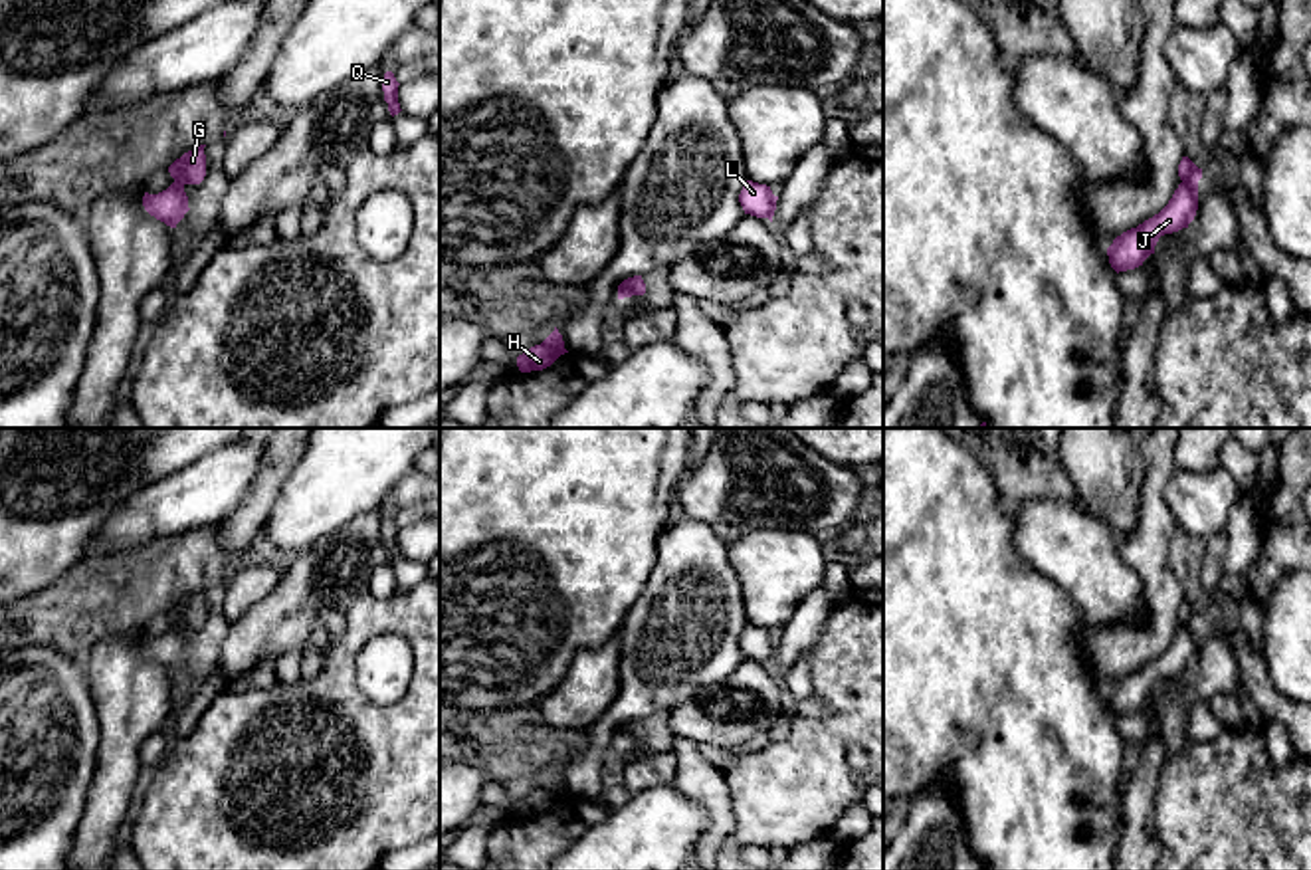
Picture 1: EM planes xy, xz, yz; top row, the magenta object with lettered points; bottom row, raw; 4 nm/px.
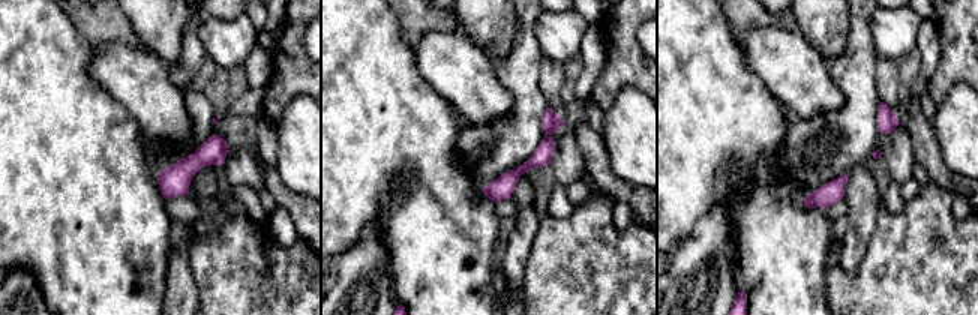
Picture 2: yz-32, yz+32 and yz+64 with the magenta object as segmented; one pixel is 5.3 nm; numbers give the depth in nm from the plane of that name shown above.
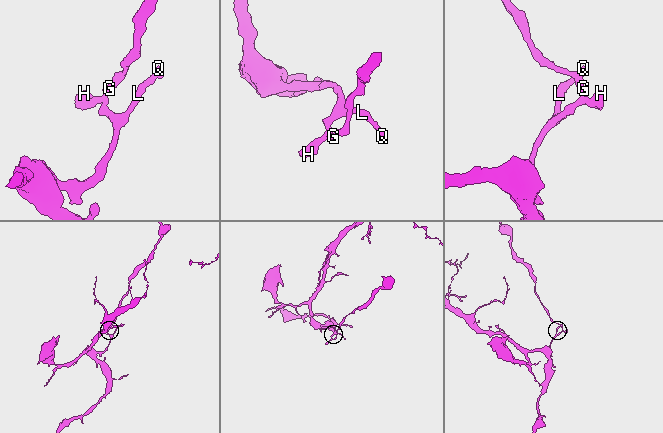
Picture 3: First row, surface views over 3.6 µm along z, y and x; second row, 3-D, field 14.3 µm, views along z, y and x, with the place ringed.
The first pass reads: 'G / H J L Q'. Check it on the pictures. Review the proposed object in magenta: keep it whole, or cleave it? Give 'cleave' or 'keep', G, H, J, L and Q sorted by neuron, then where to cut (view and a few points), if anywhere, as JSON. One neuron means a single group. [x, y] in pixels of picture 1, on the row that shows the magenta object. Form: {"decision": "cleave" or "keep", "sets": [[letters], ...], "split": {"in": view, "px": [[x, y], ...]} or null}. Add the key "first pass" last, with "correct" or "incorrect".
{"decision": "cleave", "sets": [["G"], ["H", "J", "L", "Q"]], "split": {"in": "yz", "px": [[1197, 179], [1183, 183]]}, "first pass": "correct"}

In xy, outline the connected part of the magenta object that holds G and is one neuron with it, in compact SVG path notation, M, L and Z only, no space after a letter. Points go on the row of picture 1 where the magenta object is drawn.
M200 145L188 153L184 153L180 159L176 159L170 166L168 172L170 176L184 184L200 184L206 176L206 155L204 147Z

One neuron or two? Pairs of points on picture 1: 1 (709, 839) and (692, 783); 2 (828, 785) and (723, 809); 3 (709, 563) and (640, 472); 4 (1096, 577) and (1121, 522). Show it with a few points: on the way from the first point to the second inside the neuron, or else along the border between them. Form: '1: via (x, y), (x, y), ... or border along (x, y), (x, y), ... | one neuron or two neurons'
1: via (715, 825), (715, 807), (705, 797) | one neuron
2: border along (721, 769), (731, 803), (731, 835) | two neurons
3: border along (668, 524), (658, 540), (658, 555), (652, 567) | two neurons
4: border along (1080, 504), (1104, 520), (1117, 536) | two neurons

